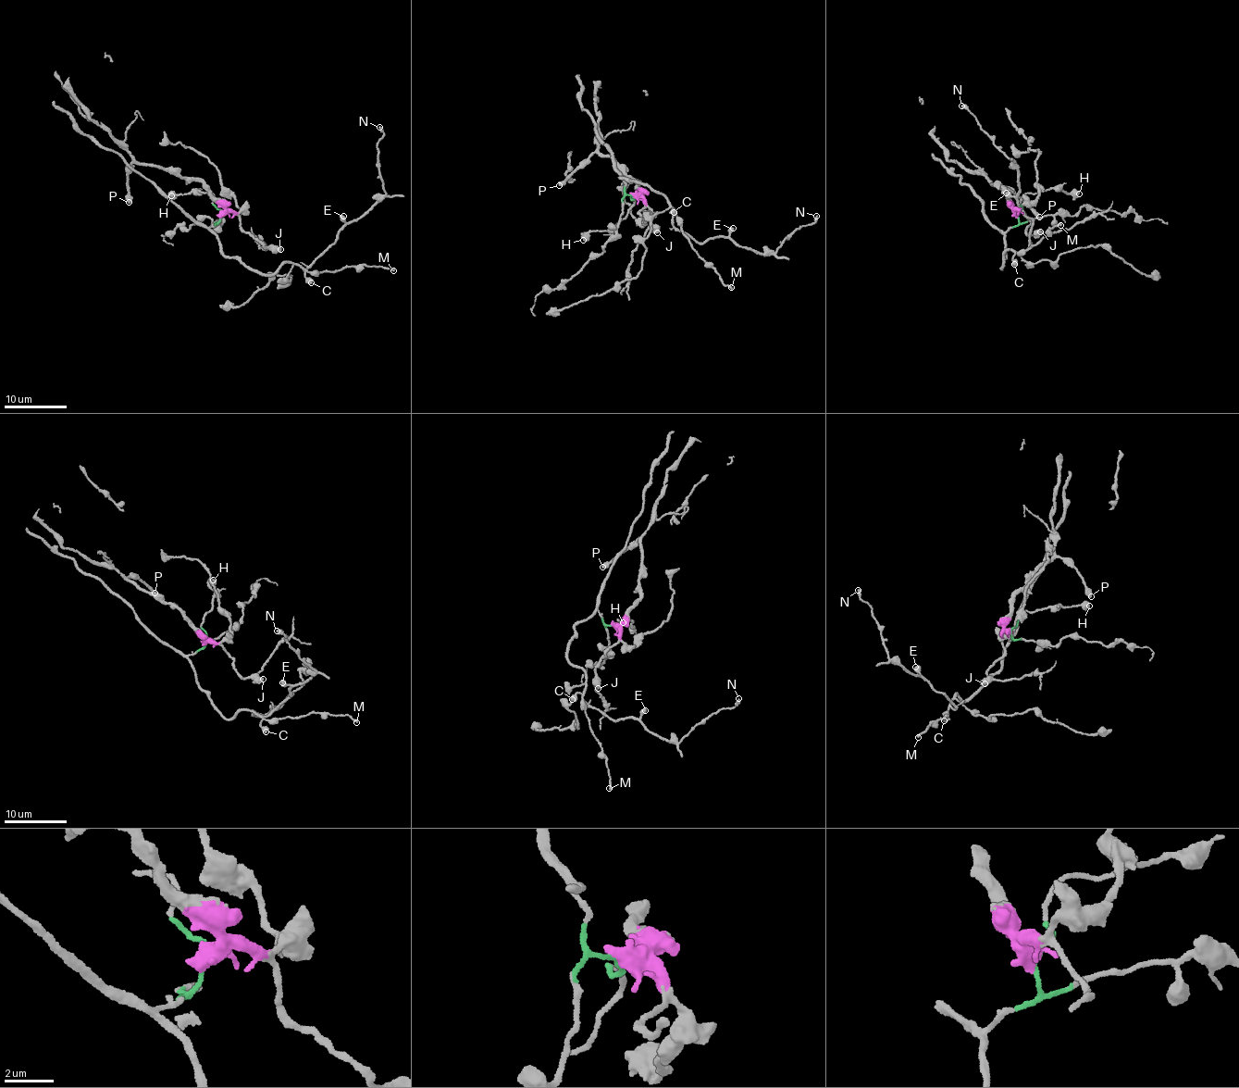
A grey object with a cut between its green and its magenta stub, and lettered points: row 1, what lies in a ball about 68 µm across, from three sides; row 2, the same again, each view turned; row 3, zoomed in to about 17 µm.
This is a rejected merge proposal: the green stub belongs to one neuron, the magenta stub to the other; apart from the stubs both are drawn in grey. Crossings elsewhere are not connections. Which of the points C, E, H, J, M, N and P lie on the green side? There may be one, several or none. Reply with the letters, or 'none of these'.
C, E, H, M, N

